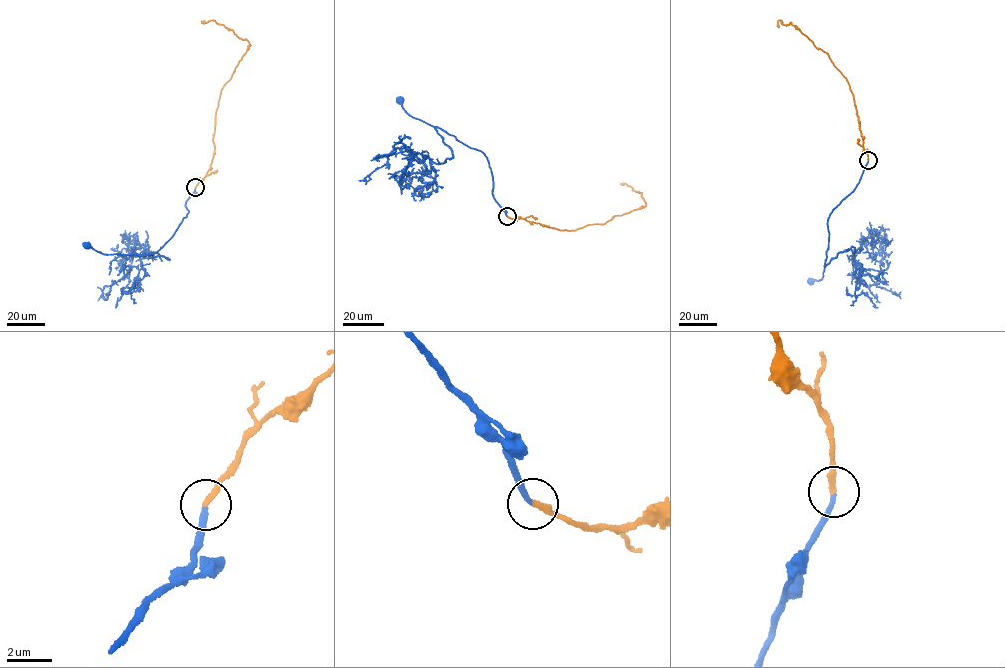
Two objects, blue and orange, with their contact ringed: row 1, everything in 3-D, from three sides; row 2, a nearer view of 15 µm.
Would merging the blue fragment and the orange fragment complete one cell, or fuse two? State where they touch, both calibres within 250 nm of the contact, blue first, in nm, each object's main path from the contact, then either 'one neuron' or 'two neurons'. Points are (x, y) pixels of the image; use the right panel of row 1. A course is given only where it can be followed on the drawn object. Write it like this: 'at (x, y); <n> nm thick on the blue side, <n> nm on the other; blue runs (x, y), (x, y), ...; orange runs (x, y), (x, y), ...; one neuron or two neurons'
at (868, 160); 220 nm thick on the blue side, 260 nm on the other; blue runs (868, 160), (853, 191), (828, 218), (828, 244), (823, 274), (821, 280), (811, 281); orange runs (868, 160), (853, 95), (846, 78), (827, 54), (790, 22), (786, 25), (779, 20), (778, 25); one neuron

